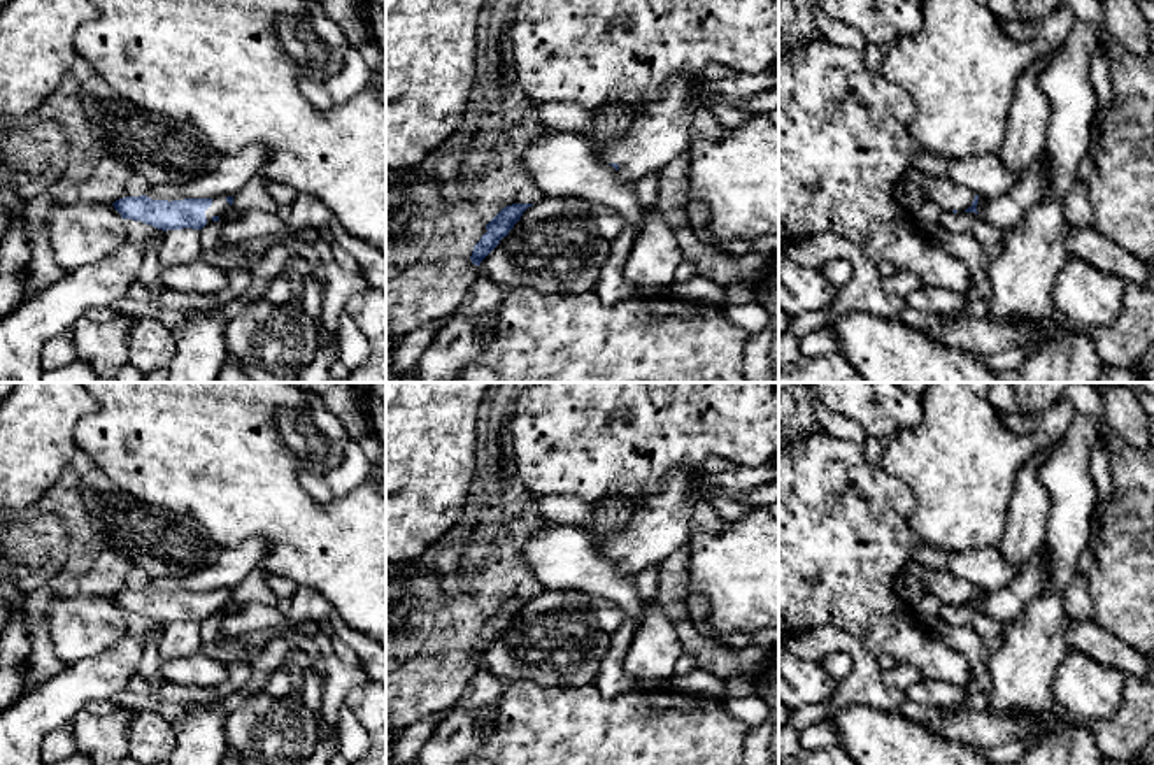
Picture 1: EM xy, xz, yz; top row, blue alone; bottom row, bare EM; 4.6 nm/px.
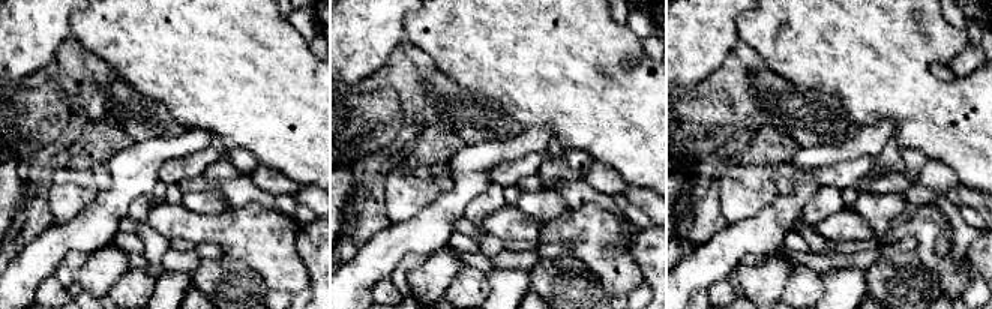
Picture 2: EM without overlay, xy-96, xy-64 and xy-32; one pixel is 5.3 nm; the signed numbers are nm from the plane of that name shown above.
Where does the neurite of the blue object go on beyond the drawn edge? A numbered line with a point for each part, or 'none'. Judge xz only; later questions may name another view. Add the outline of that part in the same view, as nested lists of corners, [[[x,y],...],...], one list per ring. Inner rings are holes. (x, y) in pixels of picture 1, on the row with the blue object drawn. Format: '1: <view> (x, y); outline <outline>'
1: xz (660, 130); outline [[[673,75],[654,102],[637,109],[621,137],[593,144],[593,153],[607,163],[617,163],[624,181],[658,172],[689,149],[693,116],[702,104],[700,89],[698,79]]]

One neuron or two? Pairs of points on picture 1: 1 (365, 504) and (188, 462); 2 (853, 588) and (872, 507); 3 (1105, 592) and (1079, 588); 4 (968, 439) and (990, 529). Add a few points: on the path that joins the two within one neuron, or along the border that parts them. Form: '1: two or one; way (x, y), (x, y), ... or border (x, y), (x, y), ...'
1: one; way (321, 518), (288, 518), (232, 472)
2: one; way (853, 569), (853, 527)
3: two; border (1084, 572), (1091, 618)
4: one; way (968, 462), (968, 506)

